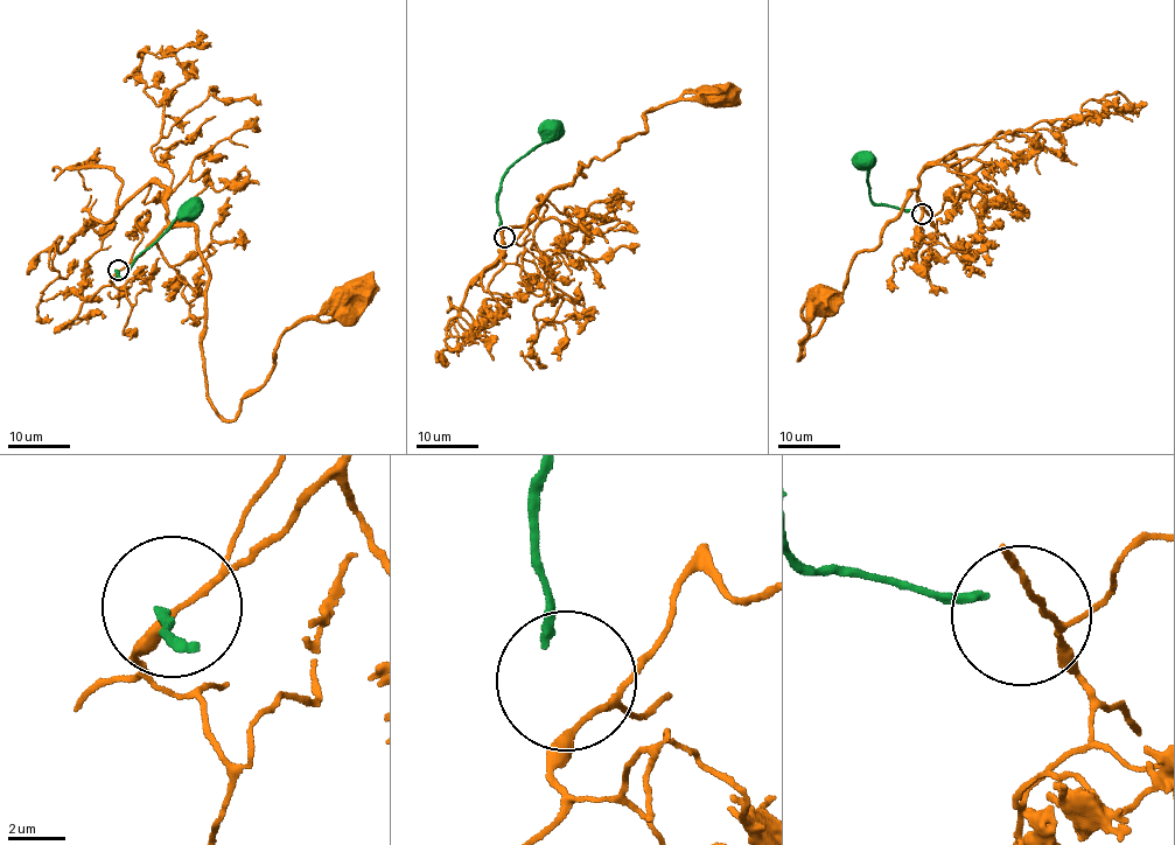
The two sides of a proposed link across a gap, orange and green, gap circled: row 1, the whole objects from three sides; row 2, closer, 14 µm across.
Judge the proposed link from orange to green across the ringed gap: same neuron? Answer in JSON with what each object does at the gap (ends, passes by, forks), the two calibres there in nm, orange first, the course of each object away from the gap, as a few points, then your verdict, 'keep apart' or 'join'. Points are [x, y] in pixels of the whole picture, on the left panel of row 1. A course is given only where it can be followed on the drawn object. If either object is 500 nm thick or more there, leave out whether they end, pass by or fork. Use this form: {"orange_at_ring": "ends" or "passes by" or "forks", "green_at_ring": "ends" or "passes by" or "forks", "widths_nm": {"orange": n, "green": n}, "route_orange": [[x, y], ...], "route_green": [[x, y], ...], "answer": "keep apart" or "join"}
{"orange_at_ring": "passes by", "green_at_ring": "ends", "widths_nm": {"orange": 200, "green": 320}, "route_orange": [[120, 269], [163, 229], [194, 228], [210, 281], [207, 395], [228, 419], [284, 334], [364, 294]], "route_green": [[116, 270], [119, 279], [127, 274], [133, 259], [191, 209]], "answer": "keep apart"}

